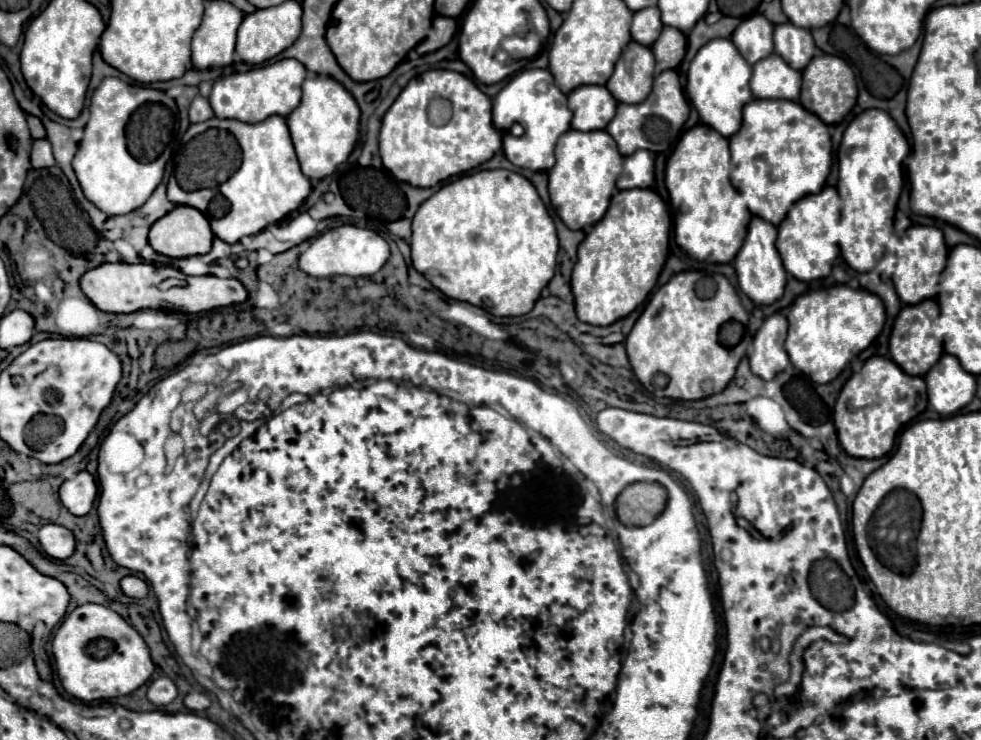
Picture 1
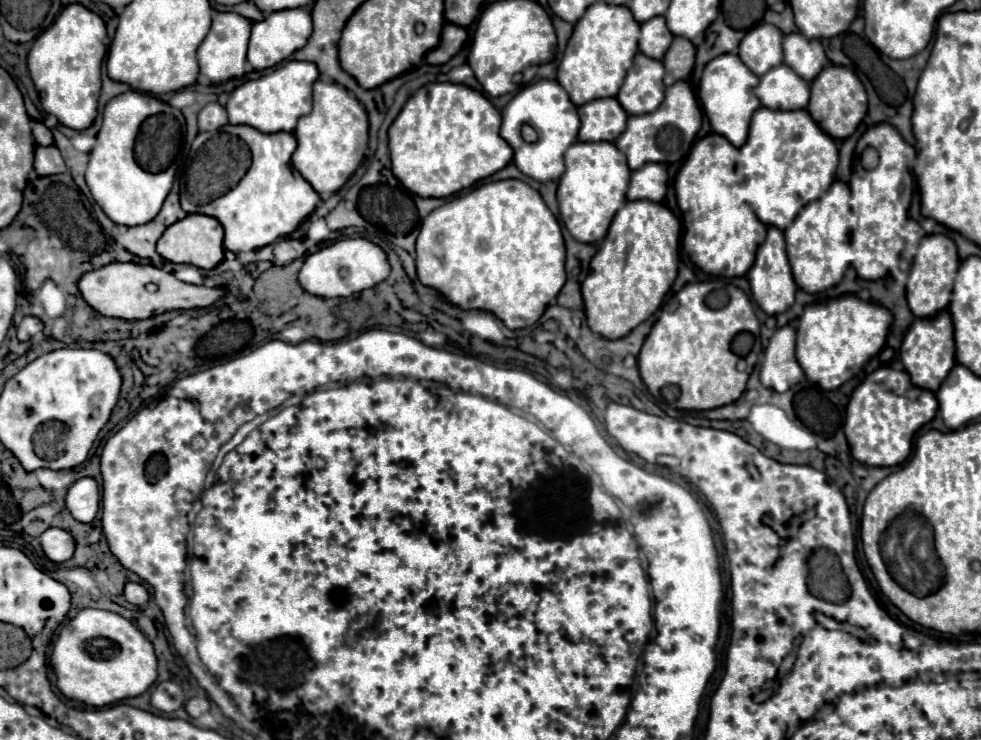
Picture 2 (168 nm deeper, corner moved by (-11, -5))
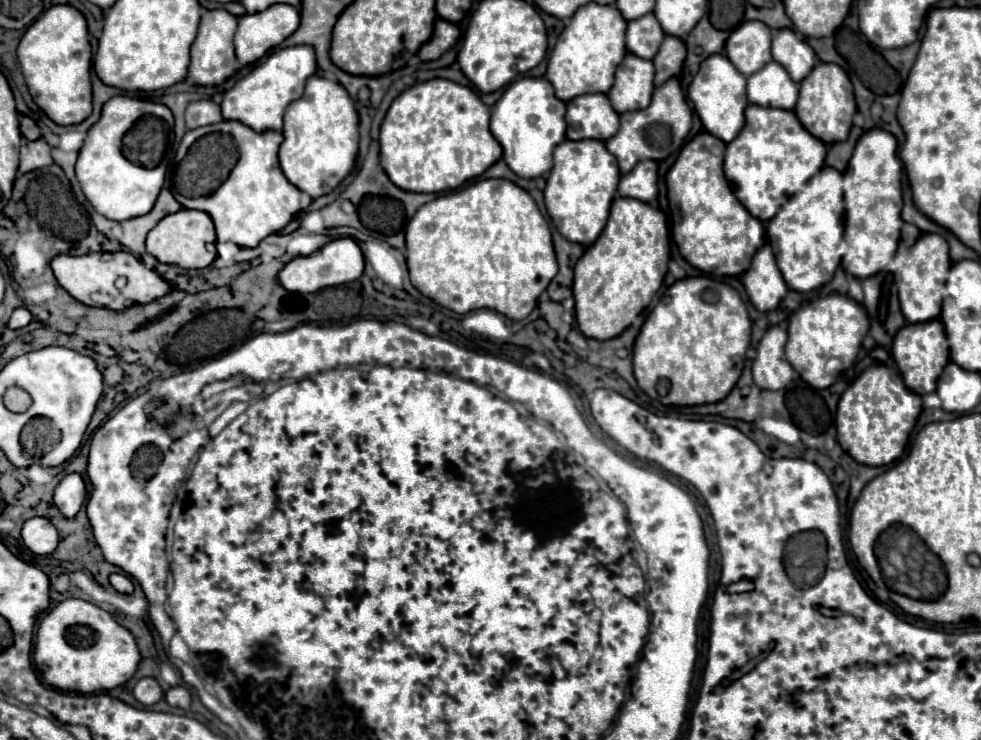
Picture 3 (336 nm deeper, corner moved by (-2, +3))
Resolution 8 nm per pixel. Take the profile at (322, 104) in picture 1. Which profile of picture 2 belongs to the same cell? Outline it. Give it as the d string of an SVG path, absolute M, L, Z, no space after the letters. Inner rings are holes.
M318 80L314 84L314 108L298 120L294 136L298 146L292 154L292 166L322 198L328 198L348 182L364 160L368 146L368 114L350 90Z

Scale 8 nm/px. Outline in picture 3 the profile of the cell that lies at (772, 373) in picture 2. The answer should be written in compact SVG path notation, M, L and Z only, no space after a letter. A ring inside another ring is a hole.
M781 326L767 328L757 346L757 358L753 360L753 380L759 388L779 390L793 378L793 368L783 356L783 344L787 342L787 330Z

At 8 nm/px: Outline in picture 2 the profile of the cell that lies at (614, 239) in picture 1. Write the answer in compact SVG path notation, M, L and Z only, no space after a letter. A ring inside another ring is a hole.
M634 200L616 212L582 284L586 322L592 332L608 340L624 338L662 307L679 269L682 232L680 219L656 202Z

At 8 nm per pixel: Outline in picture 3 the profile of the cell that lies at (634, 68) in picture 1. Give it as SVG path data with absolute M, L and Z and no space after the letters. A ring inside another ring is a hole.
M627 54L615 72L615 84L607 92L615 112L623 114L629 110L647 108L653 94L655 68L651 60Z

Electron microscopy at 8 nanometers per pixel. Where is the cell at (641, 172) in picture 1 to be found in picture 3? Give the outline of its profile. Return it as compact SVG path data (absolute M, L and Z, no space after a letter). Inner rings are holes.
M641 160L631 172L621 176L619 196L651 202L657 198L657 164L653 160Z

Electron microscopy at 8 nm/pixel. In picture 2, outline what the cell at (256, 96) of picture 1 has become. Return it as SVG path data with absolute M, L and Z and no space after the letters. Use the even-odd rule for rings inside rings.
M288 60L274 72L256 80L248 80L230 94L230 100L226 104L230 124L246 124L264 134L294 132L298 118L312 110L312 86L318 76L320 74L316 64Z

